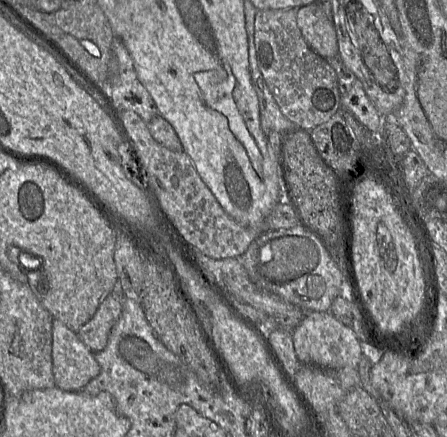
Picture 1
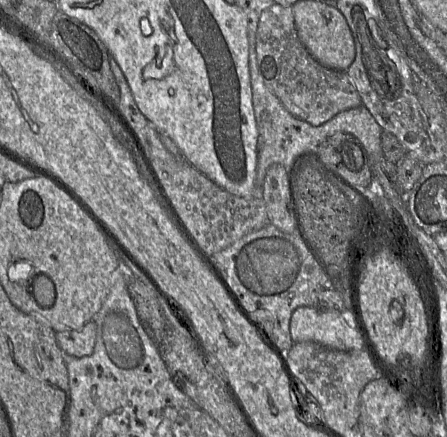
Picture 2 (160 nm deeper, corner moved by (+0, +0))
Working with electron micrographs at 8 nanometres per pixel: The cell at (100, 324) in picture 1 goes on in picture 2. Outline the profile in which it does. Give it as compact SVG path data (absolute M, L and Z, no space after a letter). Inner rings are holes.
M90 321L80 330L57 332L56 342L65 357L90 356L96 342L96 324Z

